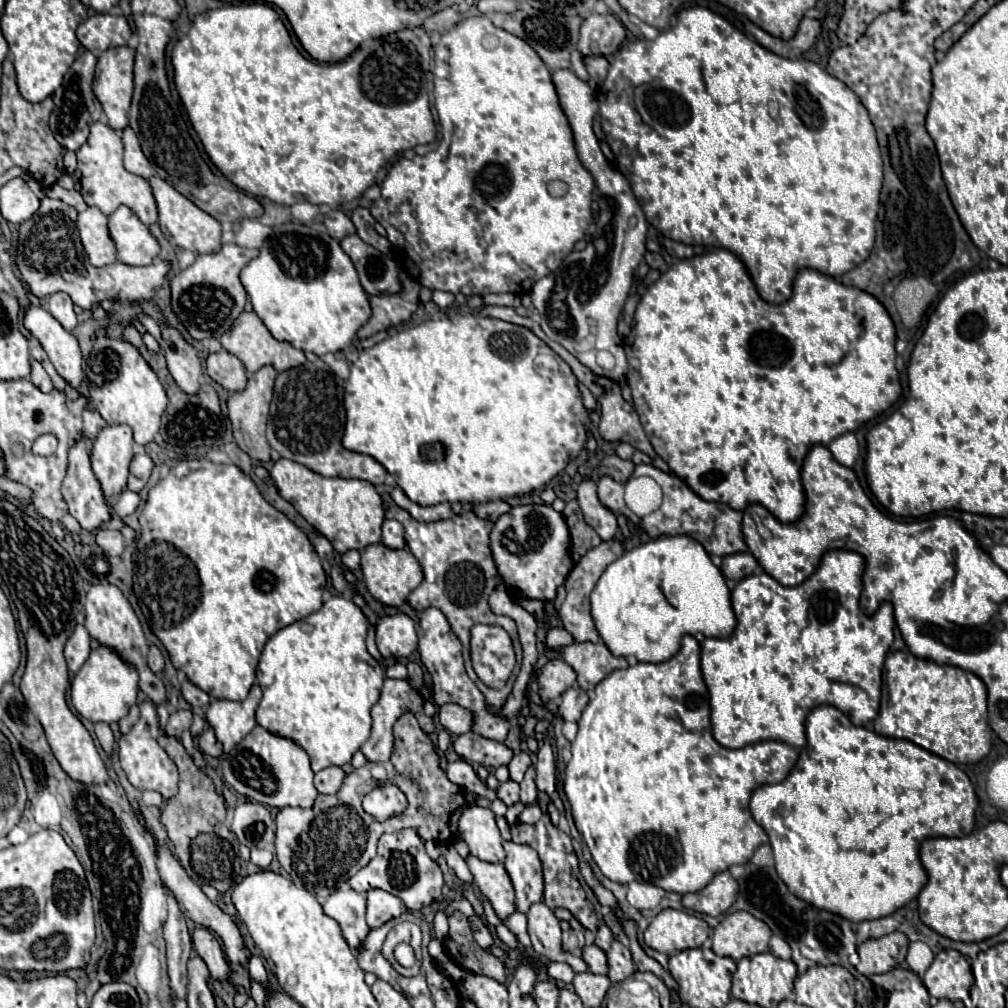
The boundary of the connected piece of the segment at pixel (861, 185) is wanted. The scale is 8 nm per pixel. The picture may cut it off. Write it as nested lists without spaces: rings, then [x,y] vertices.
[[[690,7],[678,13],[674,27],[662,31],[654,41],[632,41],[624,45],[610,69],[608,77],[598,89],[598,105],[602,129],[606,141],[618,161],[622,175],[630,181],[632,191],[652,227],[656,227],[664,237],[686,245],[712,245],[724,247],[736,253],[758,287],[758,293],[768,303],[784,303],[792,293],[792,281],[796,271],[810,267],[820,273],[830,273],[830,277],[840,277],[852,271],[862,261],[868,259],[874,247],[874,221],[878,213],[878,201],[882,189],[882,157],[874,125],[868,117],[866,107],[860,99],[836,77],[828,75],[820,65],[805,58],[784,59],[764,49],[756,41],[748,39],[726,19],[718,15],[714,23],[714,13],[704,7]]]

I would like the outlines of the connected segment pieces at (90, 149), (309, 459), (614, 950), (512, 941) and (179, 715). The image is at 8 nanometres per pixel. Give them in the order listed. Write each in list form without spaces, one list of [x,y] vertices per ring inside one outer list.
[[[94,123],[90,127],[90,137],[88,137],[86,145],[82,145],[76,151],[76,157],[78,157],[78,169],[76,169],[76,177],[74,177],[76,189],[84,197],[86,205],[98,207],[104,215],[110,215],[120,205],[126,205],[138,215],[138,219],[142,223],[146,223],[146,225],[158,223],[158,209],[156,209],[156,201],[152,197],[150,185],[146,179],[132,175],[124,169],[122,139],[114,129],[110,129],[104,123]]]
[[[322,359],[308,361],[302,367],[294,367],[278,375],[266,429],[270,447],[276,449],[280,457],[306,465],[322,477],[362,479],[372,485],[382,485],[386,479],[386,469],[374,457],[342,447],[340,439],[344,433],[344,423],[344,381],[336,377]]]
[[[620,941],[612,943],[610,951],[606,951],[606,957],[608,957],[608,979],[612,983],[620,983],[622,979],[626,979],[634,973],[630,949],[624,947]]]
[[[498,925],[498,927],[495,927],[495,933],[497,937],[511,949],[516,949],[518,947],[518,939],[505,925]]]
[[[174,711],[166,723],[166,735],[180,737],[184,729],[188,729],[192,723],[192,713],[190,711]]]

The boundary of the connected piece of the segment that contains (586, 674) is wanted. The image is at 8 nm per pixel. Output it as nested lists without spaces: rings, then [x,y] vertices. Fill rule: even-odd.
[[[572,643],[562,649],[562,657],[576,671],[584,691],[592,691],[612,671],[628,667],[626,659],[614,657],[604,643]]]

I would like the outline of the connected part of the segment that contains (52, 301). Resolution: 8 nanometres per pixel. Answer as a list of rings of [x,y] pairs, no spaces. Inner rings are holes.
[[[56,293],[48,299],[48,311],[52,313],[52,317],[66,329],[72,331],[76,327],[76,313],[74,313],[74,305],[70,301],[70,297],[66,293]]]

